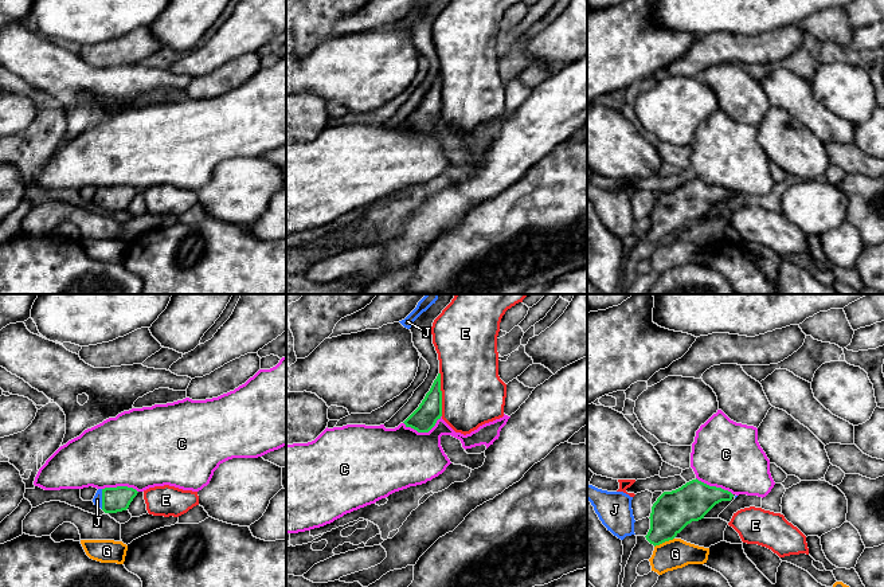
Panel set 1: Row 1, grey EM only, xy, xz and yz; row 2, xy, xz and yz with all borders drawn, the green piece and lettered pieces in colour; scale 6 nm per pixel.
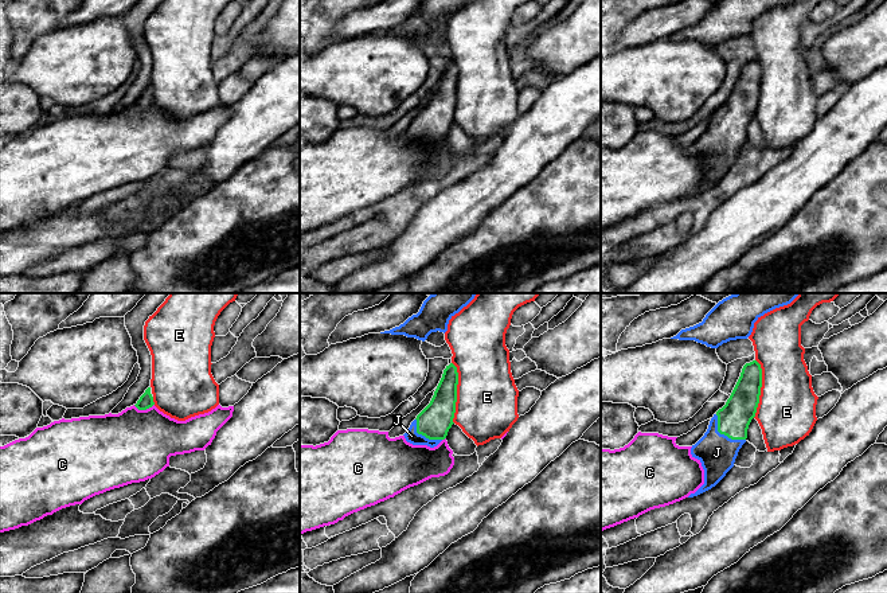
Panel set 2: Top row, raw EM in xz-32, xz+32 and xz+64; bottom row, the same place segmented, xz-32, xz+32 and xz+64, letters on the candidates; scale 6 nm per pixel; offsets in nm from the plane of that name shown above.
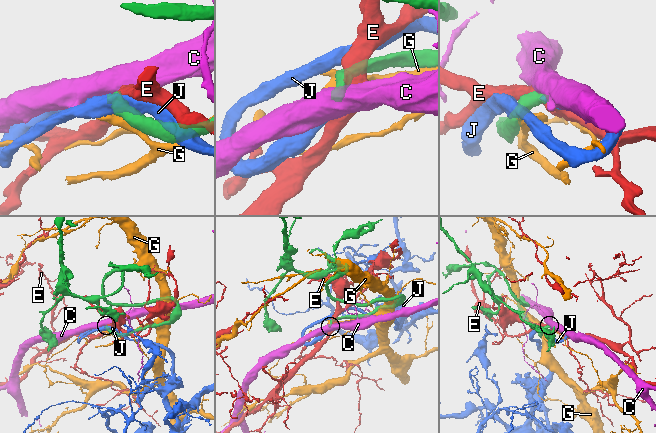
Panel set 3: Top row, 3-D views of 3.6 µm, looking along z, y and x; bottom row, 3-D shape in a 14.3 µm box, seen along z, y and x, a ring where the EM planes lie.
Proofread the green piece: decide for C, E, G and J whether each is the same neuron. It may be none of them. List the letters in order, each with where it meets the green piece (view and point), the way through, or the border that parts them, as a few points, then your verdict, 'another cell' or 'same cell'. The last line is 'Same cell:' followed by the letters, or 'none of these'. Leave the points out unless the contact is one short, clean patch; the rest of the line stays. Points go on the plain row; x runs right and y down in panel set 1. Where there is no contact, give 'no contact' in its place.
C: xz (423, 130) | along xz (441, 114), (427, 130), (417, 130), (403, 122) | another cell
E: xz (441, 93) | another cell
G: yz (664, 241) | another cell
J: xy (102, 198) | across xy (118, 198), (102, 198), (97, 199) | same cell
Same cell: J

